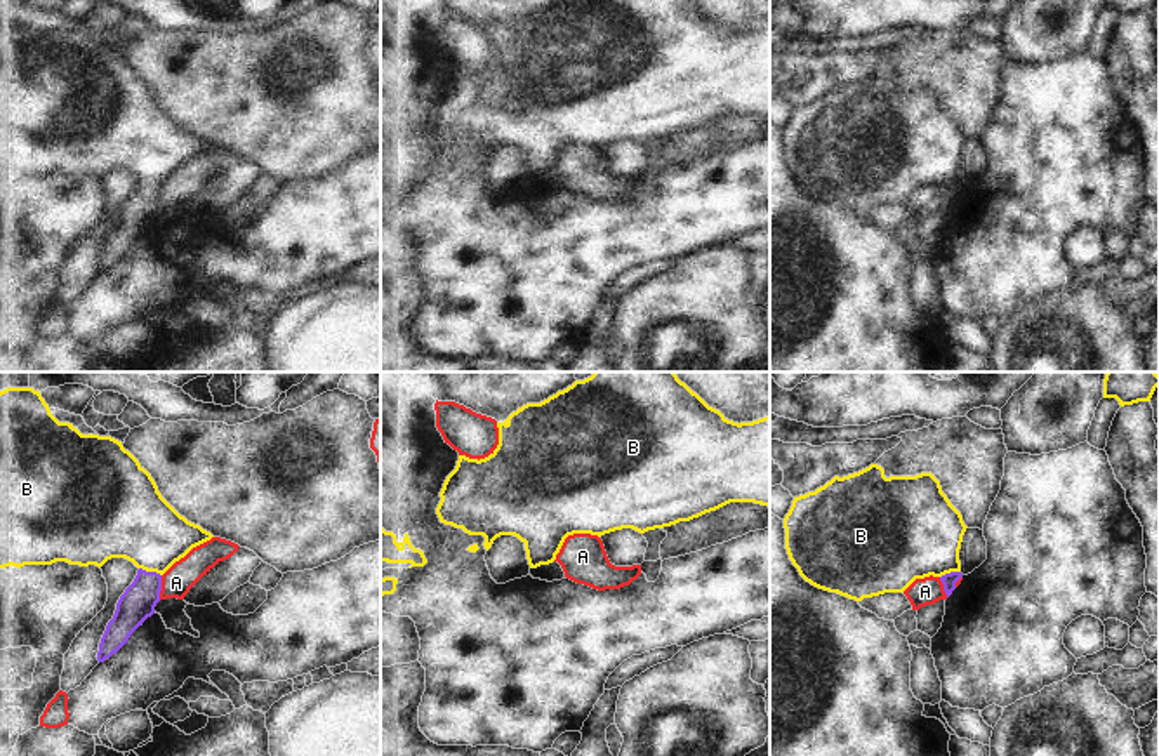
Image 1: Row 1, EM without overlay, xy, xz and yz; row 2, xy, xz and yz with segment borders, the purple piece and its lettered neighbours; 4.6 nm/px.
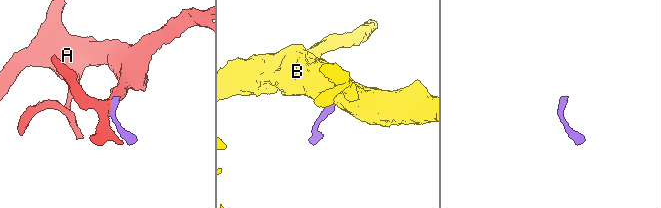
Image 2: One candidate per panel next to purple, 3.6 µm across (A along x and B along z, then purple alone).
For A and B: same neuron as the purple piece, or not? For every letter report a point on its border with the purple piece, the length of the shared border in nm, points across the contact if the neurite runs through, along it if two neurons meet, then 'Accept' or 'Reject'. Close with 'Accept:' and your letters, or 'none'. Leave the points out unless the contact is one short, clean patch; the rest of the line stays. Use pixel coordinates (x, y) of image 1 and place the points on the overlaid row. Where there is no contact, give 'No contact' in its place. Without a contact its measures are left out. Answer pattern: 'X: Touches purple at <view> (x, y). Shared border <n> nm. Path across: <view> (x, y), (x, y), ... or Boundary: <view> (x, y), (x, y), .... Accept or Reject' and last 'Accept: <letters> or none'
A: Touches purple at xy (160, 588). Shared border 110 nm. Boundary: xy (162, 576), (158, 598). Reject
B: Touches purple at xy (150, 572). Shared border 110 nm. Path across: xy (138, 602), (146, 588), (150, 572), (150, 537), (134, 522). Accept
Accept: B.

